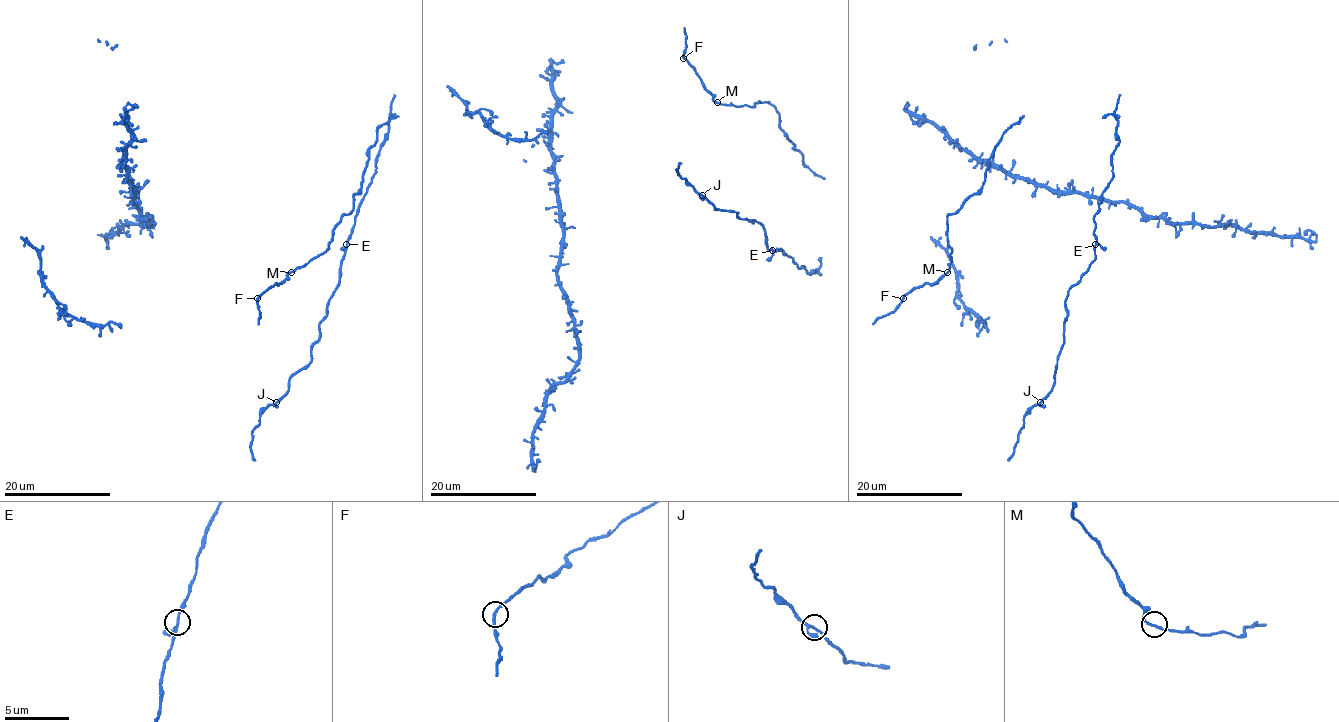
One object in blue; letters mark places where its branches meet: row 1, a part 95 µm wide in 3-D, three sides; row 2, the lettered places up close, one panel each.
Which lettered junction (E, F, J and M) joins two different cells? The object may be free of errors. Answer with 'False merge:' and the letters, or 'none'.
False merge: none

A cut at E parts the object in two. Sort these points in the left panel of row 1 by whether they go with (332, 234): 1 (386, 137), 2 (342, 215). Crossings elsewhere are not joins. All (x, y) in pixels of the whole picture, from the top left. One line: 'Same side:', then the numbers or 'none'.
Same side: 2

